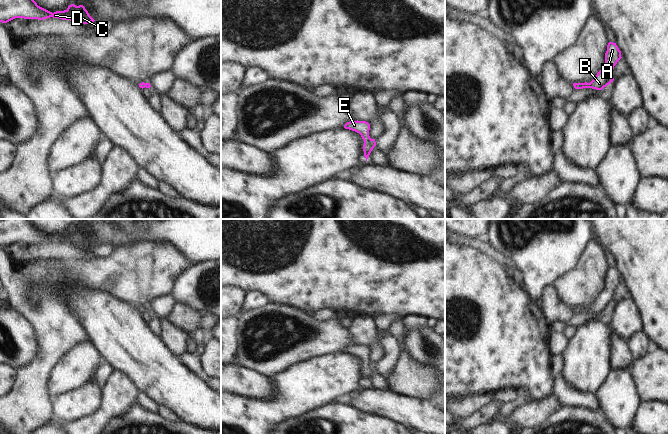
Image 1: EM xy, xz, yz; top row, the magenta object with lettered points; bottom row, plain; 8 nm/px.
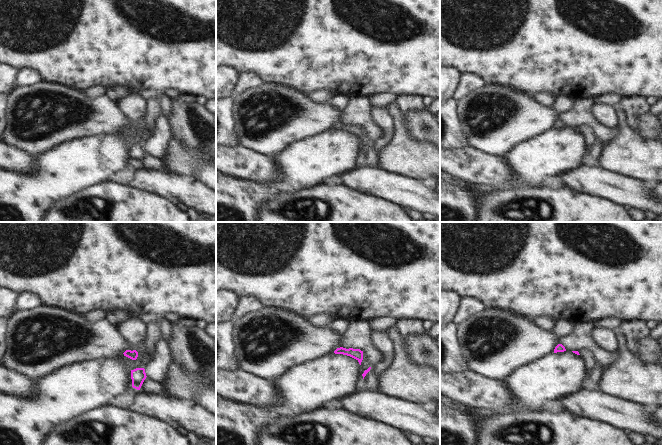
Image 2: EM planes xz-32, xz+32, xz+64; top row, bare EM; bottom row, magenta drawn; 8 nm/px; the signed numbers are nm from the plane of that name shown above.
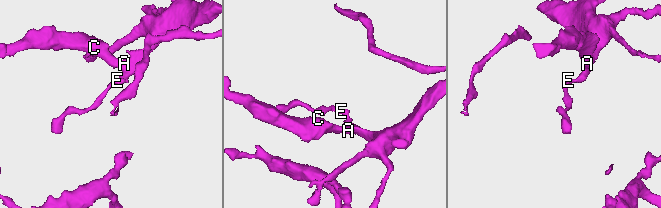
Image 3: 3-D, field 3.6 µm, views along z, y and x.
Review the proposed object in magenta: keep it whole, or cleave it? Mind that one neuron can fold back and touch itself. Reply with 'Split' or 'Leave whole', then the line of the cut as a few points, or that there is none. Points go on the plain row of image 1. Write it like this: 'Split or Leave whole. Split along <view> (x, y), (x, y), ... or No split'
Leave whole. No split.

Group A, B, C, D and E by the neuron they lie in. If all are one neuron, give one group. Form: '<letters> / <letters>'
A B C D E

